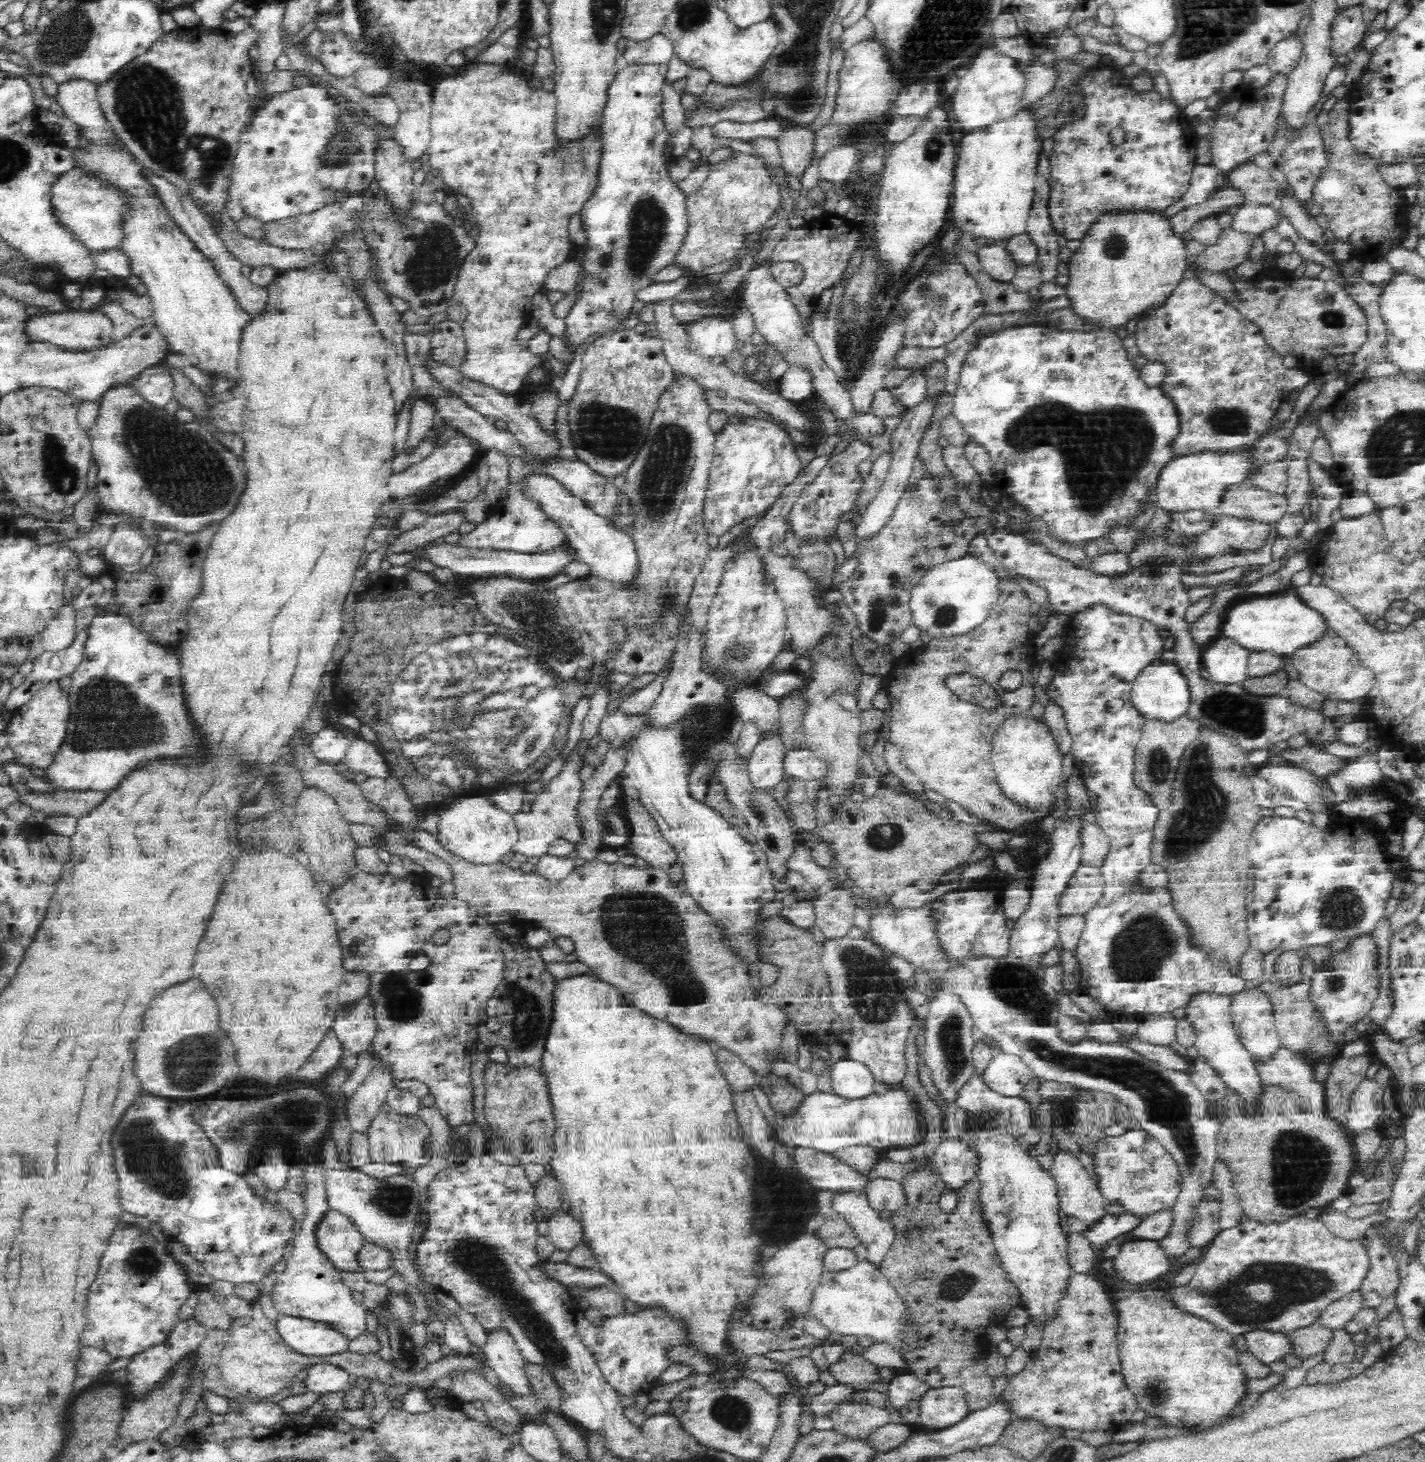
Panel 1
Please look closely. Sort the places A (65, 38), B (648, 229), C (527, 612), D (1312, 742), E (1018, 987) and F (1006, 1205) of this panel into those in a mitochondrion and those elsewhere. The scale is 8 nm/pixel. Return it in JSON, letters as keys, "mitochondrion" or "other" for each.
{"A":"mitochondrion","B":"mitochondrion","C":"mitochondrion","D":"other","E":"mitochondrion","F":"mitochondrion"}

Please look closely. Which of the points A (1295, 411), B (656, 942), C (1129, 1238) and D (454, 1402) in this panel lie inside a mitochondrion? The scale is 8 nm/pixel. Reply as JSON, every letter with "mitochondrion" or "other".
{"A":"other","B":"mitochondrion","C":"other","D":"other"}

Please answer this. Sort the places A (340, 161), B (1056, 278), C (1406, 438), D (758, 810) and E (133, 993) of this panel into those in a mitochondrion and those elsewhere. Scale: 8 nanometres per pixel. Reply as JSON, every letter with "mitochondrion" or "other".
{"A":"other","B":"other","C":"mitochondrion","D":"mitochondrion","E":"other"}

